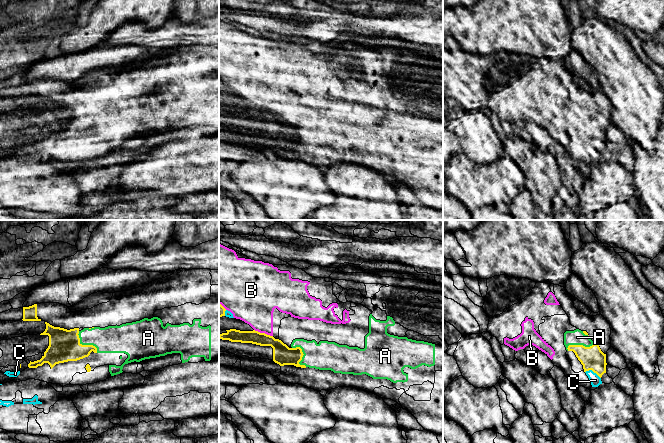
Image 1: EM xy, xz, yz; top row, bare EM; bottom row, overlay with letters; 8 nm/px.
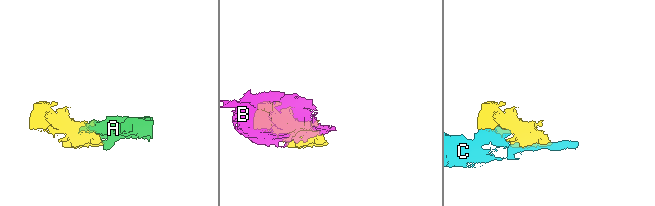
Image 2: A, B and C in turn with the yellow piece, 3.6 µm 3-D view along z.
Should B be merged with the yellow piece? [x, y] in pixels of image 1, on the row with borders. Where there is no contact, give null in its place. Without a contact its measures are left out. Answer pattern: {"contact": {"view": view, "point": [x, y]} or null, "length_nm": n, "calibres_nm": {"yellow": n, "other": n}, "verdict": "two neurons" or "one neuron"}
{"contact": {"view": "xz", "point": [263, 333]}, "length_nm": 160, "calibres_nm": {"yellow": 160, "other": 320}, "verdict": "one neuron"}

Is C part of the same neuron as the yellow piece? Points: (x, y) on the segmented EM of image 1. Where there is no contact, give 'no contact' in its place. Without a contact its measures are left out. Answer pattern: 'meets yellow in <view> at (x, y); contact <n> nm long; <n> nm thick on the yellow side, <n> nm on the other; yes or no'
meets yellow in yz at (593, 371); contact 140 nm long; 190 nm thick on the yellow side, 90 nm on the other; no

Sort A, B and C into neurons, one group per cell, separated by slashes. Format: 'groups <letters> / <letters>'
groups A B / C

